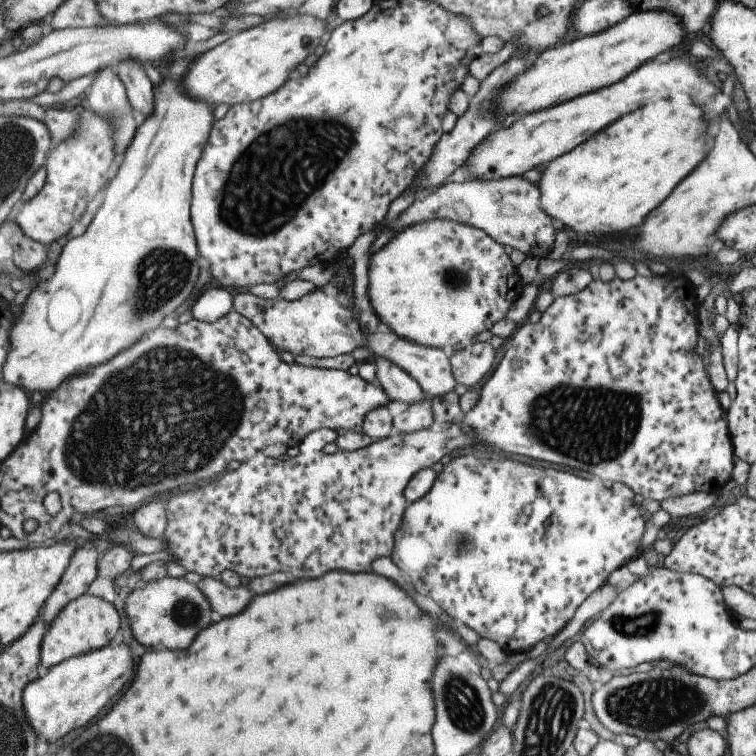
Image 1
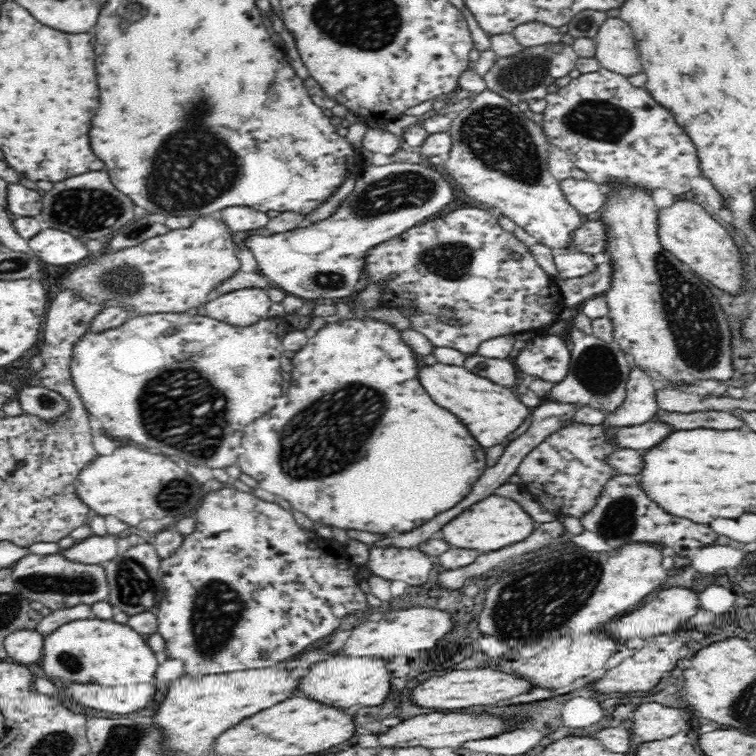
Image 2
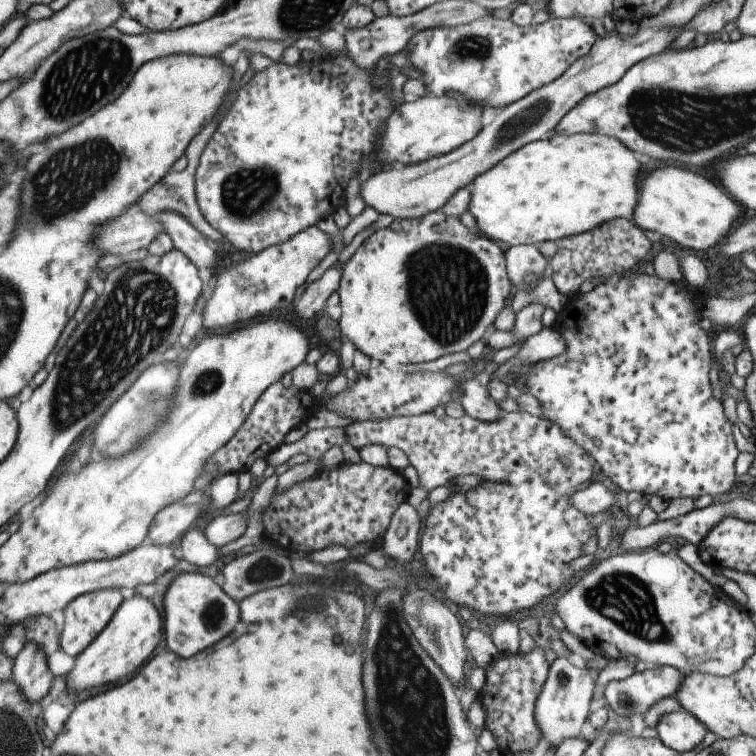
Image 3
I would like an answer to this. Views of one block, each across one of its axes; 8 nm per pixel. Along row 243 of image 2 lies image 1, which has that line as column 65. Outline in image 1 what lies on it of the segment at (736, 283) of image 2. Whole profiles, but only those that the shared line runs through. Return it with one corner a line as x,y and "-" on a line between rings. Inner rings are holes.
108,644
99,650
91,650
87,654
80,654
73,658
57,664
53,668
47,670
45,676
37,677
35,680
29,682
23,689
21,694
21,708
23,708
23,716
27,718
27,724
31,726
31,730
35,732
35,738
42,737
50,746
61,738
63,734
67,734
69,730
81,728
87,722
91,722
93,718
97,718
103,708
123,690
125,682
133,676
133,658
129,651
127,644

